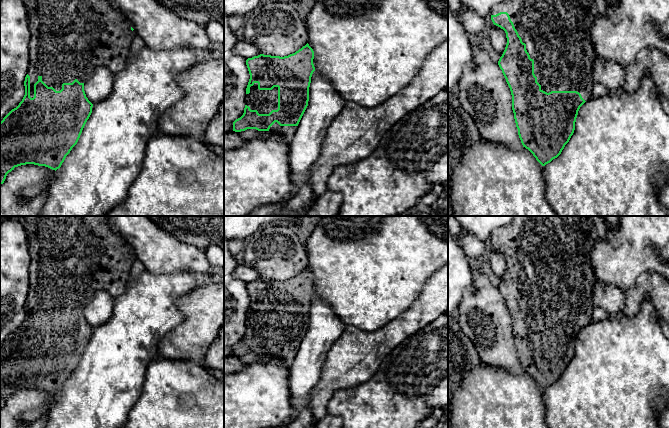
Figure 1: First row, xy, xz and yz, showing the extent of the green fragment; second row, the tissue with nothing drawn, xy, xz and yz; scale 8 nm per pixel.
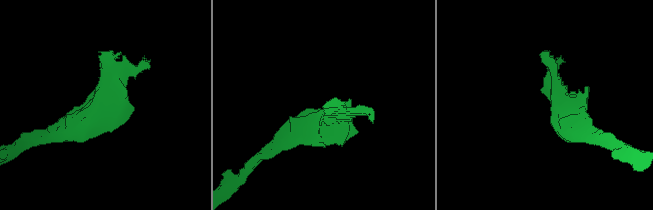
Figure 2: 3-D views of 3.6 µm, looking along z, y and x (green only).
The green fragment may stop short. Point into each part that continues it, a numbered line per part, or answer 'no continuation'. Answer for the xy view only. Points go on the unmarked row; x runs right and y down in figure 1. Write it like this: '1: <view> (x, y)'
1: xy (72, 257)

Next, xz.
1: xz (264, 325)

